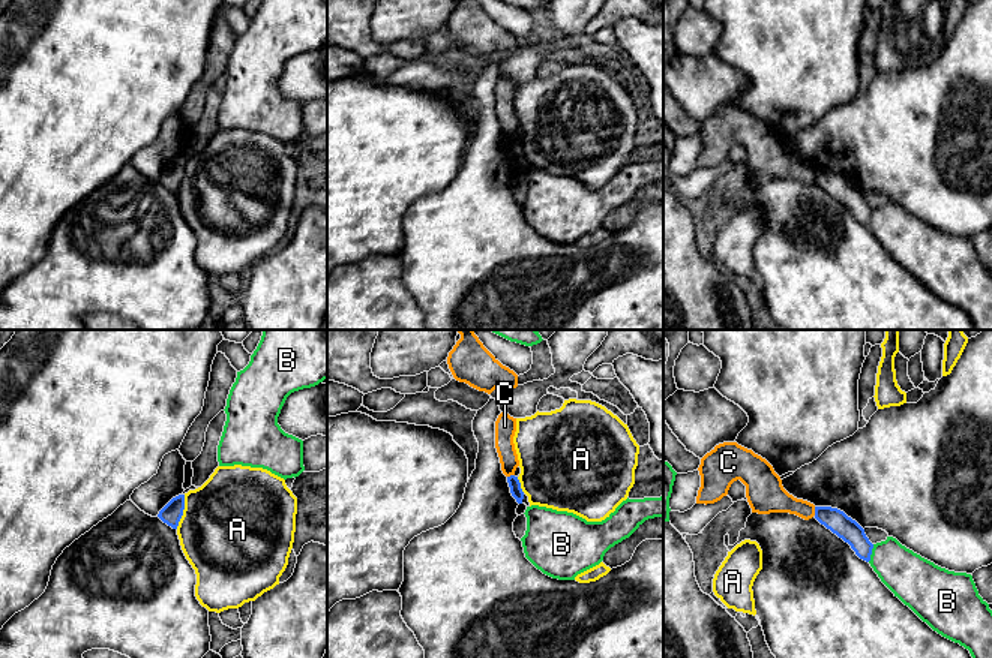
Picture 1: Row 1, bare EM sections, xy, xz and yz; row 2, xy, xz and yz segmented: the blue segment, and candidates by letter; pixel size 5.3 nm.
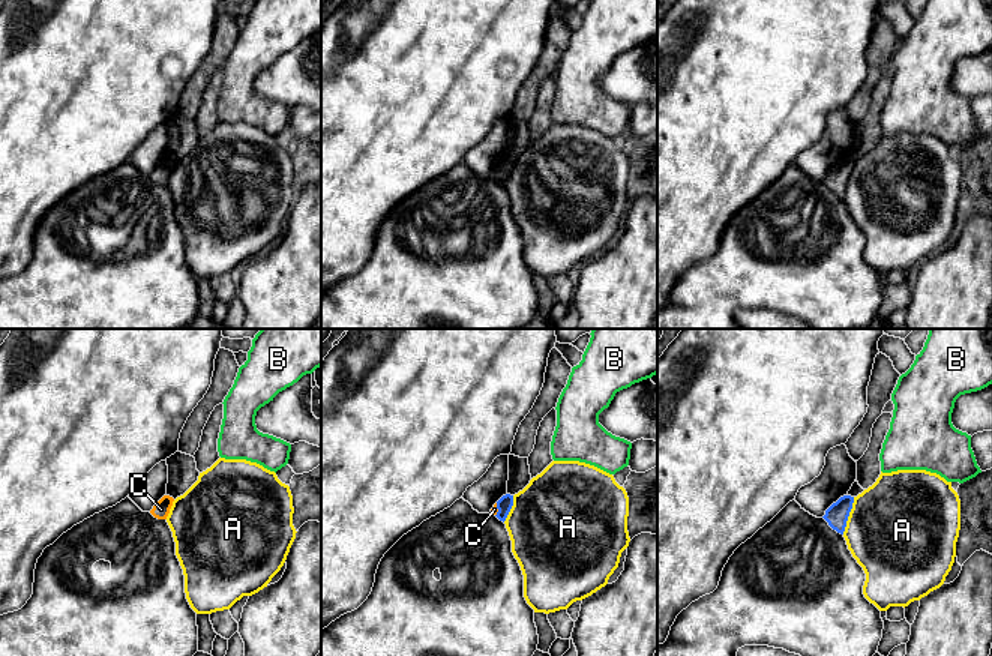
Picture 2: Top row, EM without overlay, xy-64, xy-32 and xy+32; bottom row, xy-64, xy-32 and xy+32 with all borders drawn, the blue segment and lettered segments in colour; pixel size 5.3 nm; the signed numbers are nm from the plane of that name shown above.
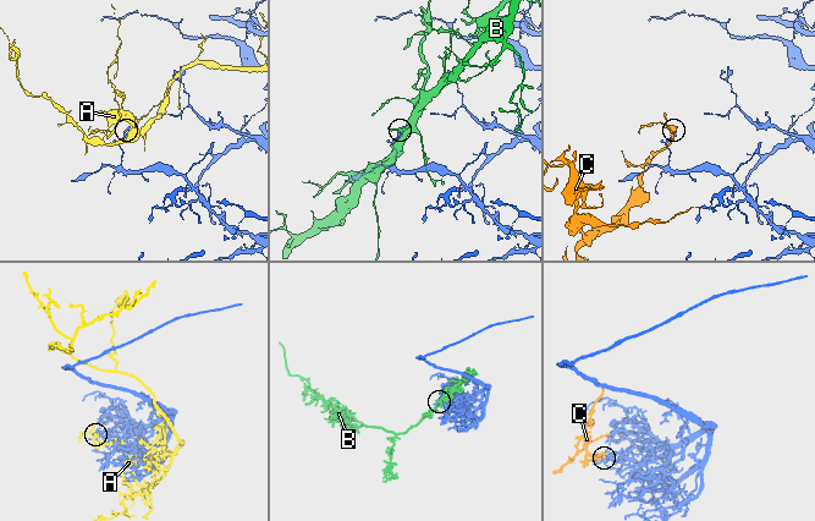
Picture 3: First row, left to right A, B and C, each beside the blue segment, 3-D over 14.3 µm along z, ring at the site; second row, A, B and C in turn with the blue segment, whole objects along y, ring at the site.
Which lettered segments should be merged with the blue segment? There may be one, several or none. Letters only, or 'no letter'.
no letter

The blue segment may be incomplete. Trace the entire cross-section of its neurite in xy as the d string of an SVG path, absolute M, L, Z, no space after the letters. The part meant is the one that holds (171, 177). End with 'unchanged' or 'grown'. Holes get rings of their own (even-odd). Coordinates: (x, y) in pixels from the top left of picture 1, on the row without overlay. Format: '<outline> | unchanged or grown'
M179 159L173 162L158 178L158 181L171 190L173 193L177 193L179 186L183 180L185 174L185 159Z | unchanged

